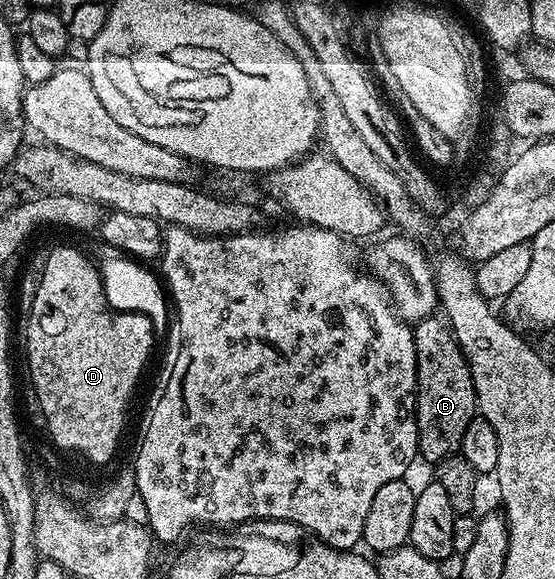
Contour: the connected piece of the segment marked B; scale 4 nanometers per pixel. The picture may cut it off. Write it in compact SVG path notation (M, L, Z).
M433 315L415 322L412 338L416 352L416 448L421 458L439 463L459 454L466 427L477 416L474 379L447 320Z

